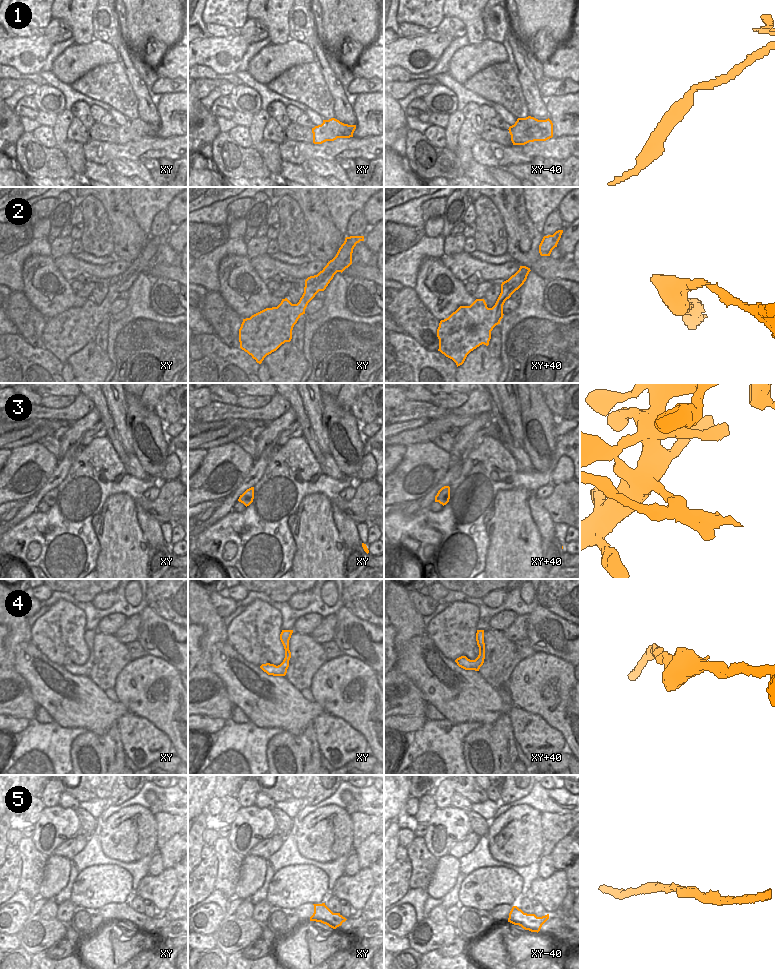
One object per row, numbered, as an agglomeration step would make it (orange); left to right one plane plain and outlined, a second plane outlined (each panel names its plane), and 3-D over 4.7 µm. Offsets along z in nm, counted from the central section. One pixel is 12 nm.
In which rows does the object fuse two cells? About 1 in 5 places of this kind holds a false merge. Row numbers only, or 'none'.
3

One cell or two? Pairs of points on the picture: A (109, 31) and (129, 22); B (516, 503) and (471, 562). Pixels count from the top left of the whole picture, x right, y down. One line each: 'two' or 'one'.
A: two
B: two

